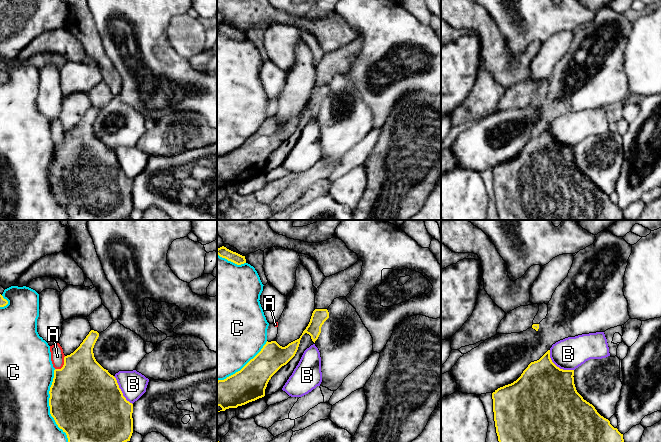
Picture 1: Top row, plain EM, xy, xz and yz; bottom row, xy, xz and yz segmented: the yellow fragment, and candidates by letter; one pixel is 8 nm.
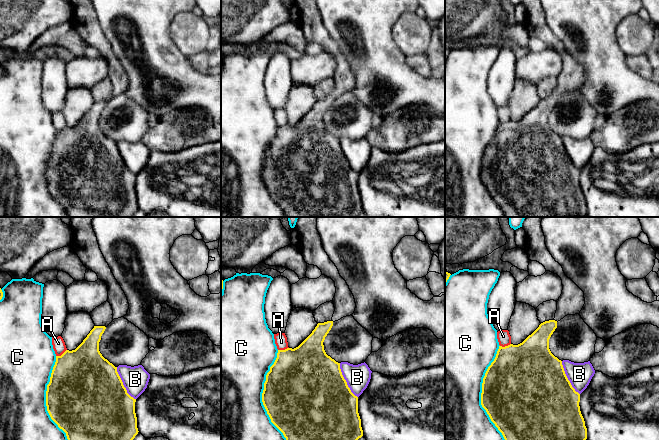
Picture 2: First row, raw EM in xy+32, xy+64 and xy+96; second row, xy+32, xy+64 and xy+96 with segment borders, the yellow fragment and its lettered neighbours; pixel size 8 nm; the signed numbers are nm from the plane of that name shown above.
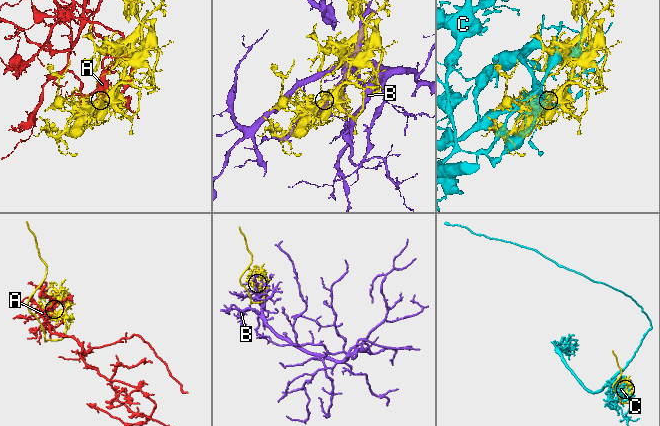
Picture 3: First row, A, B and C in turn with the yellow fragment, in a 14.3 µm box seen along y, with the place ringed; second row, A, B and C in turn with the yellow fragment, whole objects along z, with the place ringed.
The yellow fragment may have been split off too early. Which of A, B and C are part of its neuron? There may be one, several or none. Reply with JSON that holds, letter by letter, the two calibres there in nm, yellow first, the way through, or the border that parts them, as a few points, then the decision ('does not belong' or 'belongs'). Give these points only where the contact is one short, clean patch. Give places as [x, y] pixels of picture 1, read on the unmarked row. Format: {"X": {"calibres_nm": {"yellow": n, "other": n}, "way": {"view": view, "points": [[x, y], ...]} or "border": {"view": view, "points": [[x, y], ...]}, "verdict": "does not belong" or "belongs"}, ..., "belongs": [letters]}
{"A": {"calibres_nm": {"yellow": 480, "other": 110}, "verdict": "does not belong"}, "B": {"calibres_nm": {"yellow": 500, "other": 260}, "verdict": "does not belong"}, "C": {"calibres_nm": {"yellow": 500, "other": 440}, "verdict": "does not belong"}, "belongs": []}

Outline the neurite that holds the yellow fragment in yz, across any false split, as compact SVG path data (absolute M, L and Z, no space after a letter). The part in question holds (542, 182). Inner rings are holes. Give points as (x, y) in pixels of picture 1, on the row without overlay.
M548 126L539 136L531 138L521 152L511 160L498 164L492 169L493 188L499 220L622 220L623 210L614 204L610 197L601 192L595 183L583 175L574 160L574 146L563 146L557 143L550 134Z

